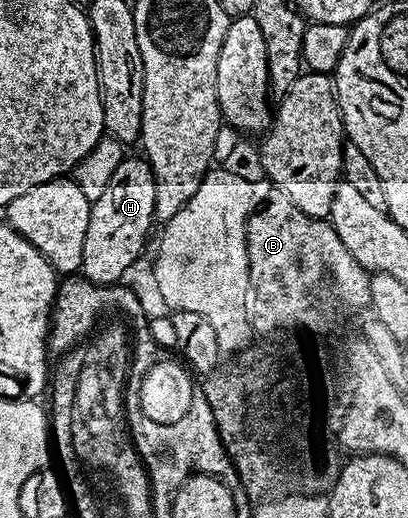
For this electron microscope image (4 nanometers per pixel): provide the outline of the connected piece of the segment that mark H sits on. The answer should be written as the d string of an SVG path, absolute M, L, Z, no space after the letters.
M125 157L117 165L105 193L91 205L81 268L85 278L98 285L117 283L121 273L143 254L149 242L147 234L157 223L154 213L156 194L153 169L145 158Z

